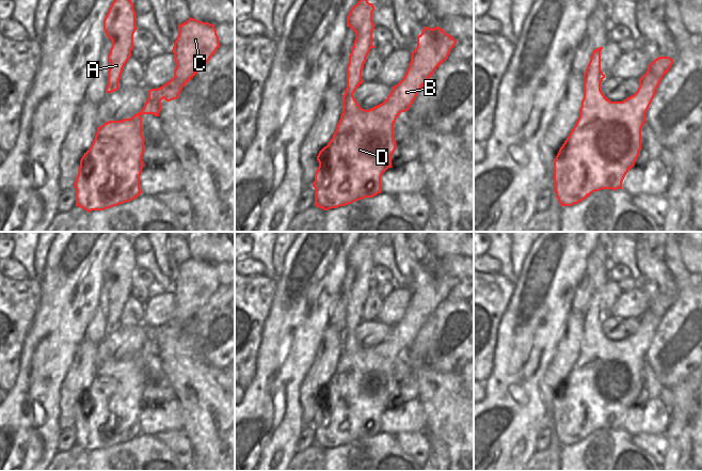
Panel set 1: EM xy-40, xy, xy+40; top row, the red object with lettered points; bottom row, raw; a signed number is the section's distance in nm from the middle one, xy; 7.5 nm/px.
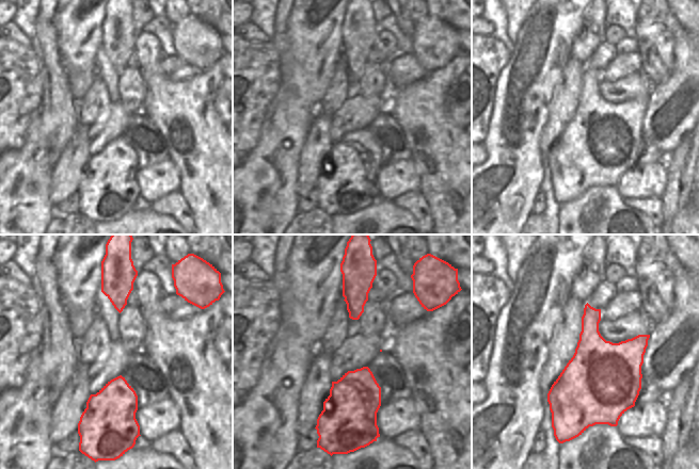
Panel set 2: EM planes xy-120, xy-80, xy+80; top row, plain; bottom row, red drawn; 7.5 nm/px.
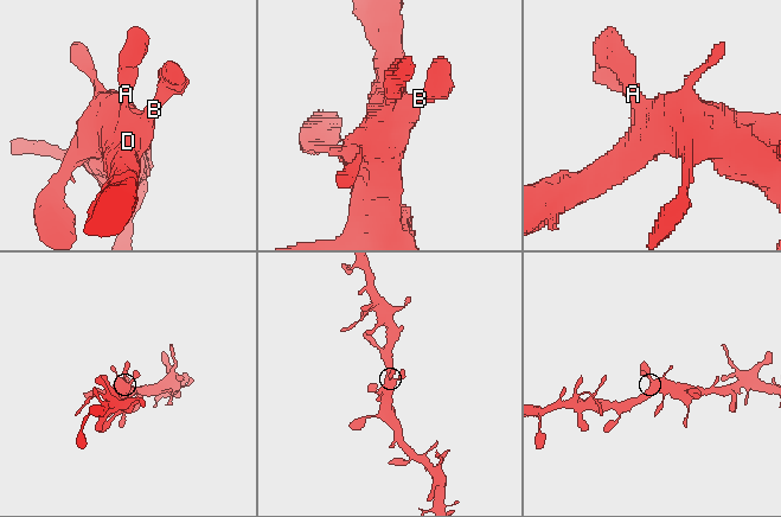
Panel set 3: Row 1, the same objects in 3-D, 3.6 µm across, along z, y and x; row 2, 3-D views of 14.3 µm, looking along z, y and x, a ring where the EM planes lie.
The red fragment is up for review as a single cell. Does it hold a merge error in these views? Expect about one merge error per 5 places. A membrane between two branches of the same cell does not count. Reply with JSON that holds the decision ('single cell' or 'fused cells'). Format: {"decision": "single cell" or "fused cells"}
{"decision": "single cell"}

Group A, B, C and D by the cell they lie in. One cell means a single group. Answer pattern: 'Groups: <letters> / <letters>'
Groups: A B C D.

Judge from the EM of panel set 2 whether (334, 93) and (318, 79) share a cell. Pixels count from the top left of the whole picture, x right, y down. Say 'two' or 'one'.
two

